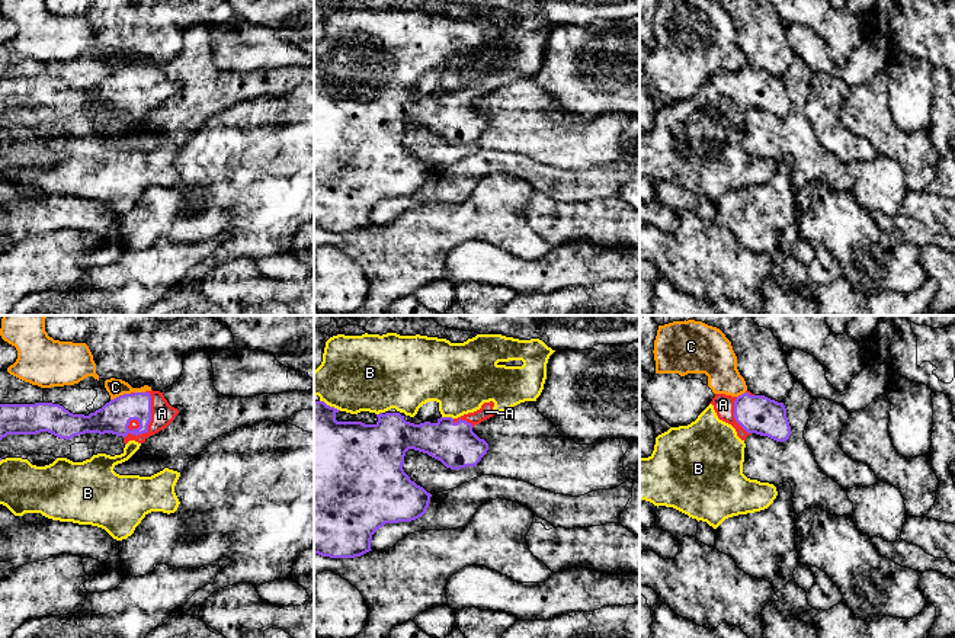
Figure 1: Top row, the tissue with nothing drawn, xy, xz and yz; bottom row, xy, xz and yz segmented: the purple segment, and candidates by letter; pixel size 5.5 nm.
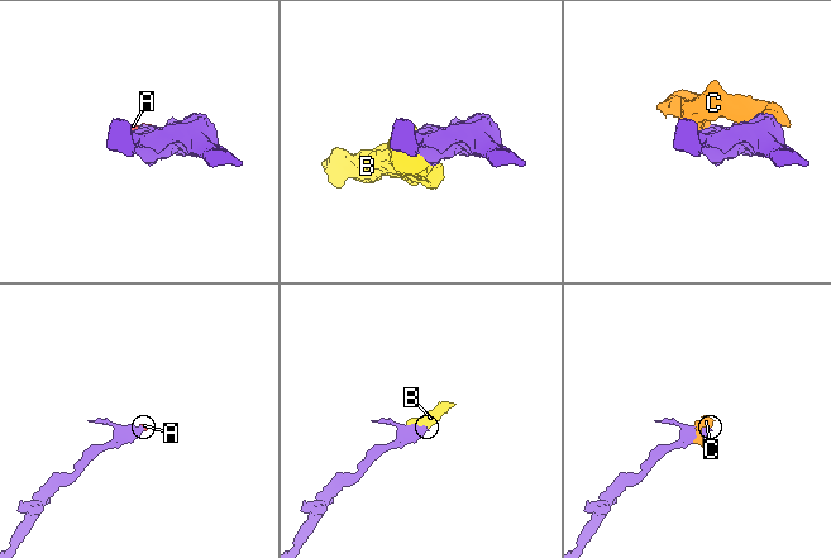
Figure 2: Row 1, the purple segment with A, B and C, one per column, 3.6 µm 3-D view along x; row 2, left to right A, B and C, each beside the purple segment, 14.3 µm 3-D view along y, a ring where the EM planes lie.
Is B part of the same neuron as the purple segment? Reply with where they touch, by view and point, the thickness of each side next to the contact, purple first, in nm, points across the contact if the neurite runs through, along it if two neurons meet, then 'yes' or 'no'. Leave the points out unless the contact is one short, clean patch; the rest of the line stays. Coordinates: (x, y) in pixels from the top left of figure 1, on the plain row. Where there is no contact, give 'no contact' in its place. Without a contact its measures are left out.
contact xz (448, 92); calibres 240 and 380 nm; yes

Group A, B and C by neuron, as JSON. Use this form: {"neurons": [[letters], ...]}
{"neurons": [["A", "B"], ["C"]]}

